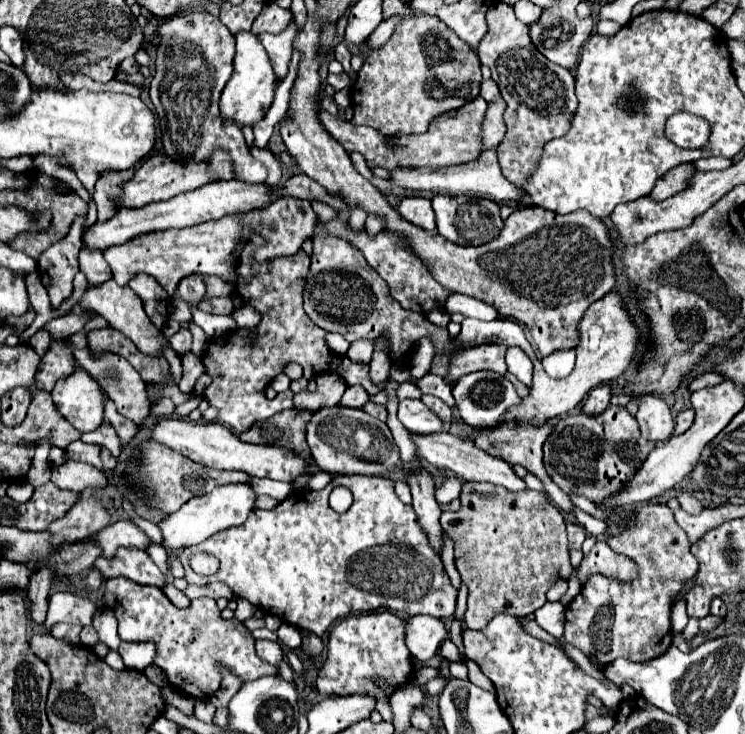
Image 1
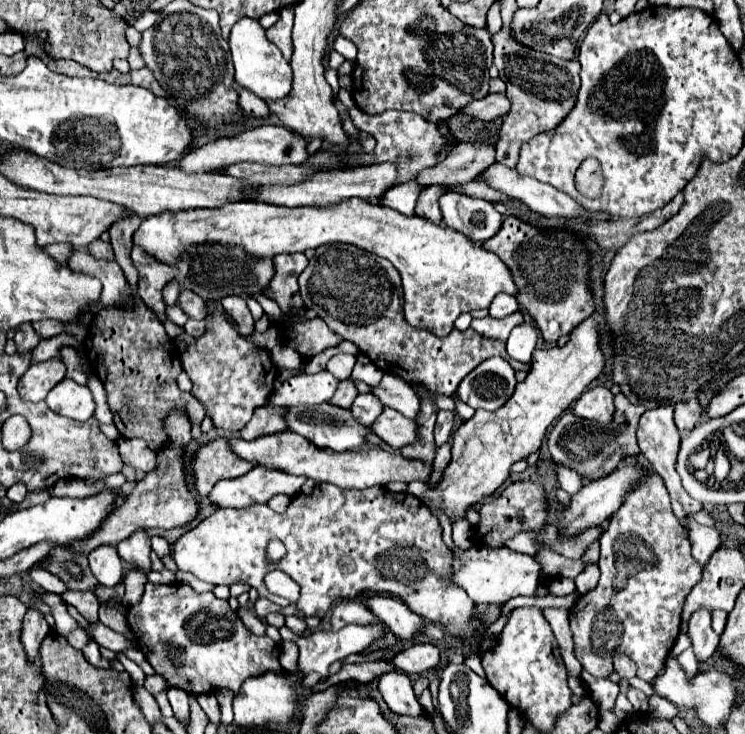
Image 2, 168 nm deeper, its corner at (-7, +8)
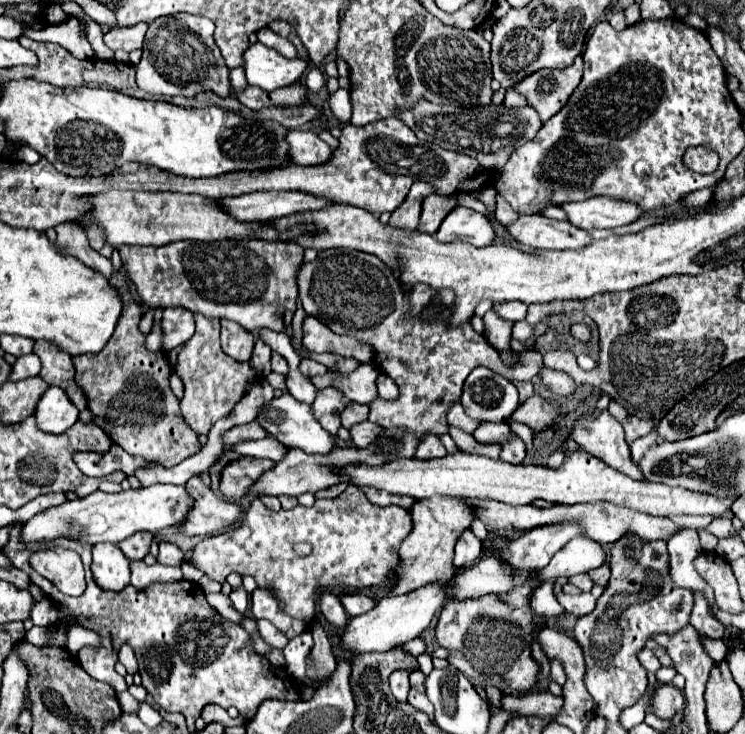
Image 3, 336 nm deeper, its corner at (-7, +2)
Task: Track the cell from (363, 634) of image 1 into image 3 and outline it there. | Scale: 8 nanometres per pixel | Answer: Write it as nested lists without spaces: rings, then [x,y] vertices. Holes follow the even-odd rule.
[[[330,591],[322,593],[322,597],[318,599],[318,607],[320,607],[320,613],[322,613],[332,625],[342,627],[342,625],[346,623],[346,611],[344,611],[340,599],[338,599],[334,593],[330,593]]]

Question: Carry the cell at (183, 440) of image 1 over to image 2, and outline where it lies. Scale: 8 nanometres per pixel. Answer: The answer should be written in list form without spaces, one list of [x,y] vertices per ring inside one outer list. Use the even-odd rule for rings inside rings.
[[[282,431],[274,435],[264,435],[252,441],[244,441],[240,437],[230,437],[226,439],[228,447],[232,453],[238,457],[252,461],[256,465],[262,465],[266,469],[278,469],[284,473],[292,475],[304,475],[314,479],[316,483],[332,483],[342,489],[366,489],[372,485],[386,485],[390,481],[428,481],[432,469],[428,465],[420,465],[420,461],[408,461],[402,455],[390,455],[386,451],[376,451],[376,449],[352,449],[344,453],[336,453],[332,449],[320,449],[312,445],[306,437],[292,433],[292,431]]]

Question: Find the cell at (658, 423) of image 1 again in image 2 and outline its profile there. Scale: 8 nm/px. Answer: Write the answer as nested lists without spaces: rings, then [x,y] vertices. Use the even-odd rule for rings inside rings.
[[[660,405],[656,409],[650,409],[646,411],[642,417],[640,417],[640,425],[638,425],[638,445],[640,445],[640,451],[642,455],[650,461],[650,465],[654,467],[654,471],[664,479],[664,485],[670,493],[670,497],[678,499],[686,513],[694,513],[694,511],[700,511],[702,509],[702,503],[694,501],[682,487],[680,483],[680,477],[676,473],[676,457],[678,457],[678,449],[680,449],[680,433],[676,429],[676,423],[674,423],[674,407],[672,405]]]

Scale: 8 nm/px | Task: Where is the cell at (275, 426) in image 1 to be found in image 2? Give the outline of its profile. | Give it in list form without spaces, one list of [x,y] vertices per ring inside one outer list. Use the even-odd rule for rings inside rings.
[[[264,405],[256,409],[252,415],[252,421],[248,421],[248,425],[240,431],[240,437],[244,437],[246,441],[252,441],[256,437],[286,431],[288,429],[286,413],[288,413],[286,407],[274,407],[274,405]]]

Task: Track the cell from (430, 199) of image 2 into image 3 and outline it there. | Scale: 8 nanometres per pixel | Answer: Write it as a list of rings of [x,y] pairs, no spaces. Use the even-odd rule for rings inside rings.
[[[428,195],[422,201],[422,215],[420,215],[420,225],[418,231],[420,233],[428,233],[434,235],[440,227],[440,223],[444,221],[444,217],[456,207],[456,199],[452,197],[440,197],[440,195]]]

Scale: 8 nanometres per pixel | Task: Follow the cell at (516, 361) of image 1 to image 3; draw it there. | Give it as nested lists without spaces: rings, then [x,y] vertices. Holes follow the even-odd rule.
[[[518,321],[518,323],[514,323],[512,337],[518,339],[518,341],[528,341],[528,339],[532,337],[532,325],[530,325],[528,321]]]

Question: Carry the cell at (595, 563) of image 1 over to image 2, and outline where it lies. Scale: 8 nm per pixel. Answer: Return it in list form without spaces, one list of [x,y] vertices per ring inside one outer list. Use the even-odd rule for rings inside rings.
[[[586,563],[584,571],[574,579],[576,591],[582,593],[582,595],[588,593],[592,589],[592,585],[598,583],[598,577],[600,577],[600,567],[596,563]]]

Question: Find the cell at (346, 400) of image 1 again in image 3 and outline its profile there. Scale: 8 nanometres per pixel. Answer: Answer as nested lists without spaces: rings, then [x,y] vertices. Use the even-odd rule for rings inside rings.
[[[334,387],[320,389],[314,403],[310,405],[314,419],[330,433],[336,435],[340,427],[340,411],[344,409],[346,401],[340,397],[340,391],[334,391]]]

